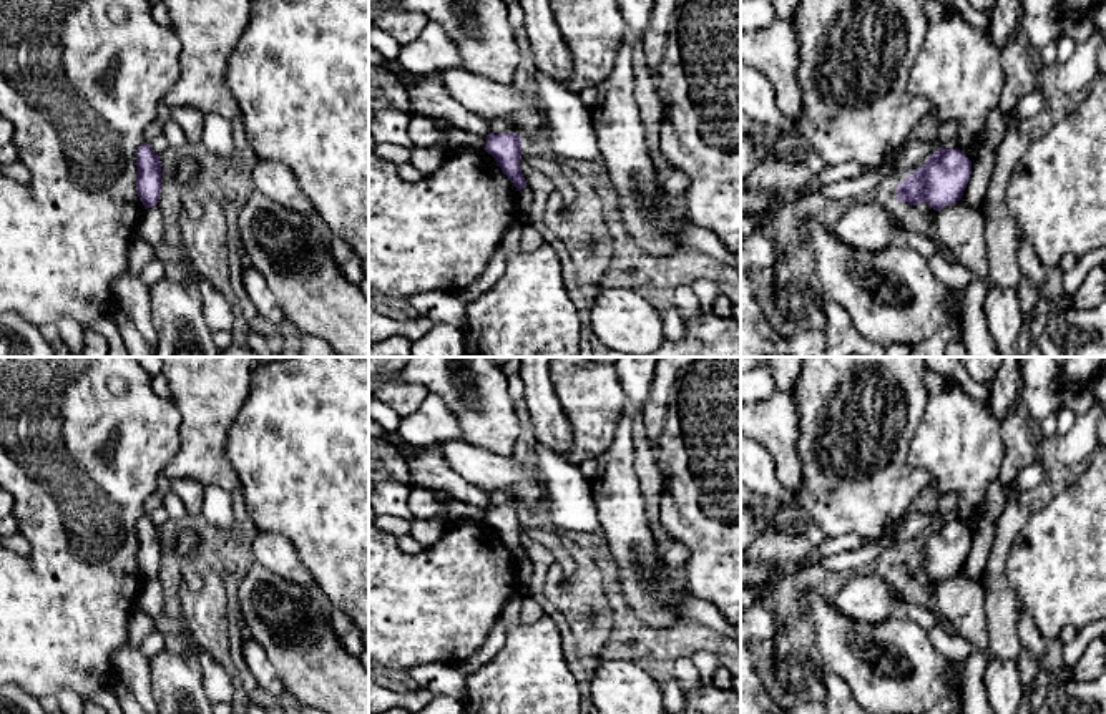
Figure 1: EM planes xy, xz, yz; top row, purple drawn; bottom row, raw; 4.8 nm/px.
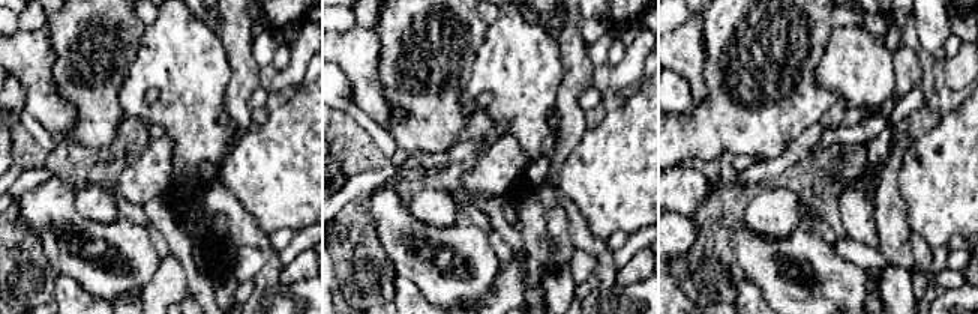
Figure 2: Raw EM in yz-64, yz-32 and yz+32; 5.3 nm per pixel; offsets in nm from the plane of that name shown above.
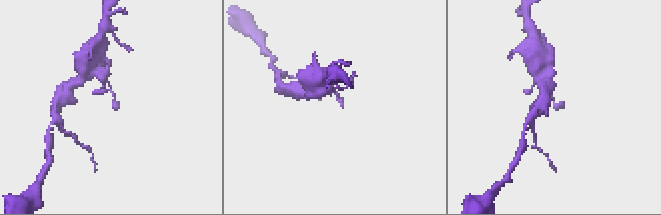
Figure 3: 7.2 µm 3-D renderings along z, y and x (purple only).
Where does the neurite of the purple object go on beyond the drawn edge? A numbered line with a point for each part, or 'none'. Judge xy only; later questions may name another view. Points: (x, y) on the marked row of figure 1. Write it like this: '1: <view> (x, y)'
none

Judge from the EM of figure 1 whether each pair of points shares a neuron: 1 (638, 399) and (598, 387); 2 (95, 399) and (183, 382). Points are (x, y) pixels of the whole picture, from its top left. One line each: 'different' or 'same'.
1: different
2: different

